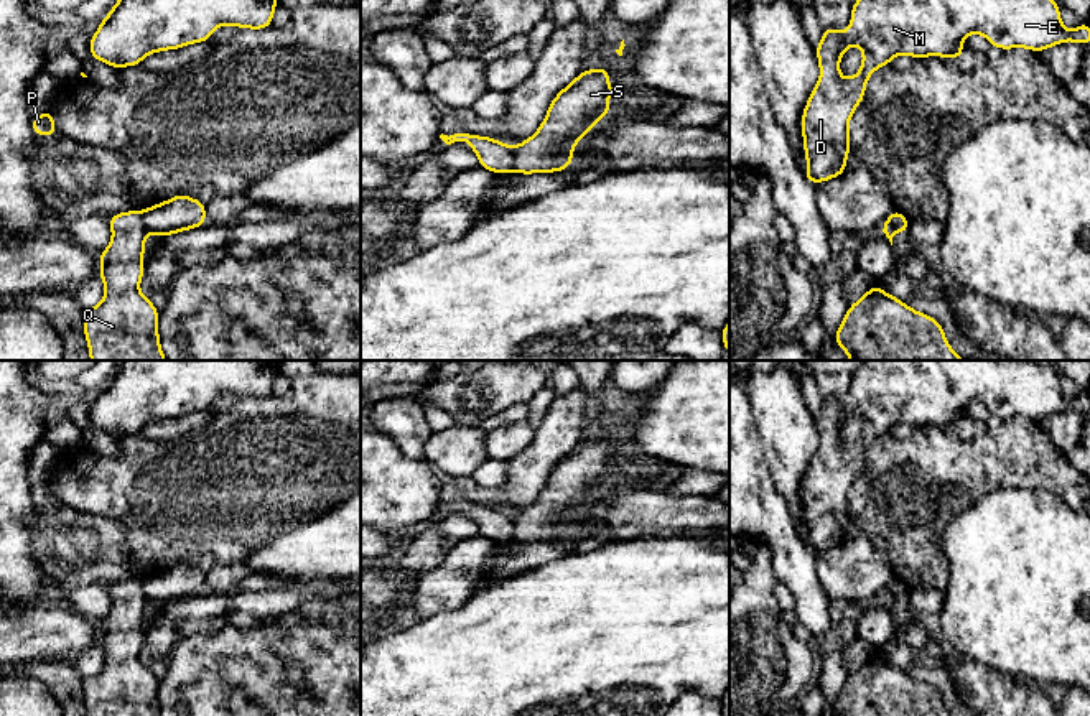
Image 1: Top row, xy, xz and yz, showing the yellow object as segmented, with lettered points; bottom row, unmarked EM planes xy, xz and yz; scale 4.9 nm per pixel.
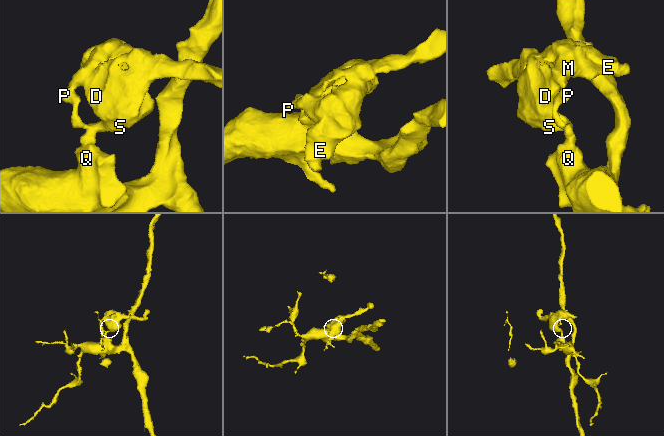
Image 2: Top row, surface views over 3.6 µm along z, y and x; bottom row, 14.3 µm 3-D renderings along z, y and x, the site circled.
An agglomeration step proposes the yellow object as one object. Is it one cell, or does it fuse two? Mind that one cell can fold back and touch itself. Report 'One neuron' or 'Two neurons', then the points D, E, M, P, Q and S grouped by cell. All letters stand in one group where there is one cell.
Two neurons. Groups: D E M S / P Q

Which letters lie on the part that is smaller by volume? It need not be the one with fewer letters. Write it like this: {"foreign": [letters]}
{"foreign": ["D", "E", "M", "S"]}

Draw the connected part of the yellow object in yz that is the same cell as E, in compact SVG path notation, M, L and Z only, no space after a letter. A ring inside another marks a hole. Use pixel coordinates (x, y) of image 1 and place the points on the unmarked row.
M863 360L851 374L851 392L846 400L823 395L823 405L815 415L820 448L813 454L802 481L802 505L807 550L818 553L843 545L850 525L848 492L863 471L866 451L878 436L891 433L899 423L914 428L953 425L960 430L965 418L960 415L970 402L983 403L993 416L1026 416L1036 421L1055 413L1074 410L1090 411L1087 388L1077 398L1067 398L1060 388L1060 375L1052 364L1039 360ZM850 415L863 418L863 431L851 448L840 444L840 428Z

